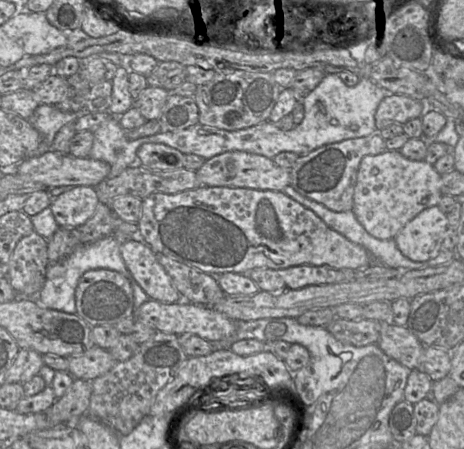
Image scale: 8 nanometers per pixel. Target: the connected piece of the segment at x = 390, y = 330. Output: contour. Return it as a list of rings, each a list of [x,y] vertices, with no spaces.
[[[383,323],[377,345],[391,358],[403,366],[420,369],[424,346],[407,326]]]

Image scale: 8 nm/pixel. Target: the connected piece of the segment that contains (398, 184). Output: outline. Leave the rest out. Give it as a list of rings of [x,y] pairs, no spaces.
[[[386,150],[362,158],[357,173],[352,212],[373,237],[394,239],[398,232],[424,209],[438,205],[441,175],[433,165],[405,158],[399,150]]]

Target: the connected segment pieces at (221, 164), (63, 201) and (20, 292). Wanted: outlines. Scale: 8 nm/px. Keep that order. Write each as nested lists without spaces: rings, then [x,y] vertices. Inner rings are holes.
[[[229,151],[204,162],[196,171],[199,186],[250,188],[256,190],[282,191],[291,183],[291,169],[277,166],[272,159],[245,151]]]
[[[75,186],[52,200],[51,210],[60,227],[76,228],[85,224],[100,203],[91,186]]]
[[[35,231],[16,245],[7,279],[19,298],[36,298],[46,282],[48,241]]]

